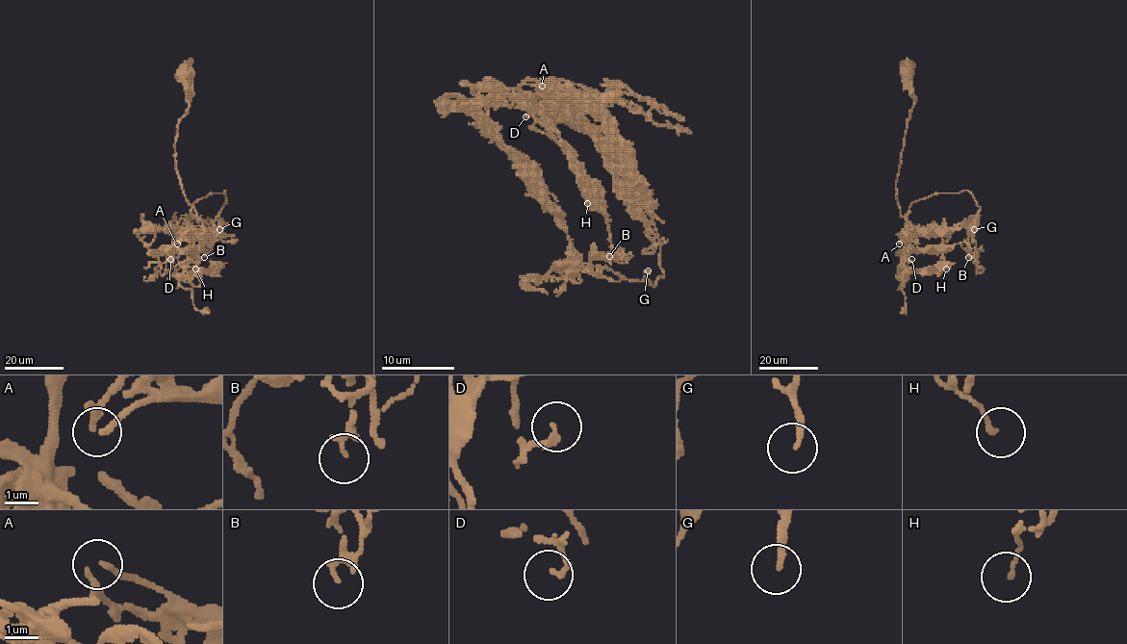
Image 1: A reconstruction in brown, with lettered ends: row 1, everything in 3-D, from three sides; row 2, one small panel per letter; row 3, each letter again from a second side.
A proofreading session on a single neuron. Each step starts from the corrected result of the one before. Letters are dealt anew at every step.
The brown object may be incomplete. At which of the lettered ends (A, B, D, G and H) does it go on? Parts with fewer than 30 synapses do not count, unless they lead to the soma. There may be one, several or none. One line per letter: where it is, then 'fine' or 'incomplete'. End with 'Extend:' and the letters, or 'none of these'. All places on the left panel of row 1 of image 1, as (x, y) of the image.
A: place (177, 244); fine
B: place (204, 257); fine
D: place (170, 259); fine
G: place (219, 229); incomplete
H: place (195, 269); fine
Extend: G

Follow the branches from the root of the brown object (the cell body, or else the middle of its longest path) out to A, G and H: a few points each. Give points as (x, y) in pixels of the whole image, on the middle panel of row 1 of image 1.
A: (562, 104), (569, 120), (536, 97), (540, 84), (562, 79), (589, 90), (605, 118), (562, 106), (542, 86)
G: (562, 104), (569, 120), (540, 84), (589, 90), (576, 112), (660, 243), (664, 274), (653, 285), (648, 270)
H: (562, 104), (569, 120), (536, 97), (540, 84), (578, 84), (605, 114), (532, 100), (595, 195), (587, 203)

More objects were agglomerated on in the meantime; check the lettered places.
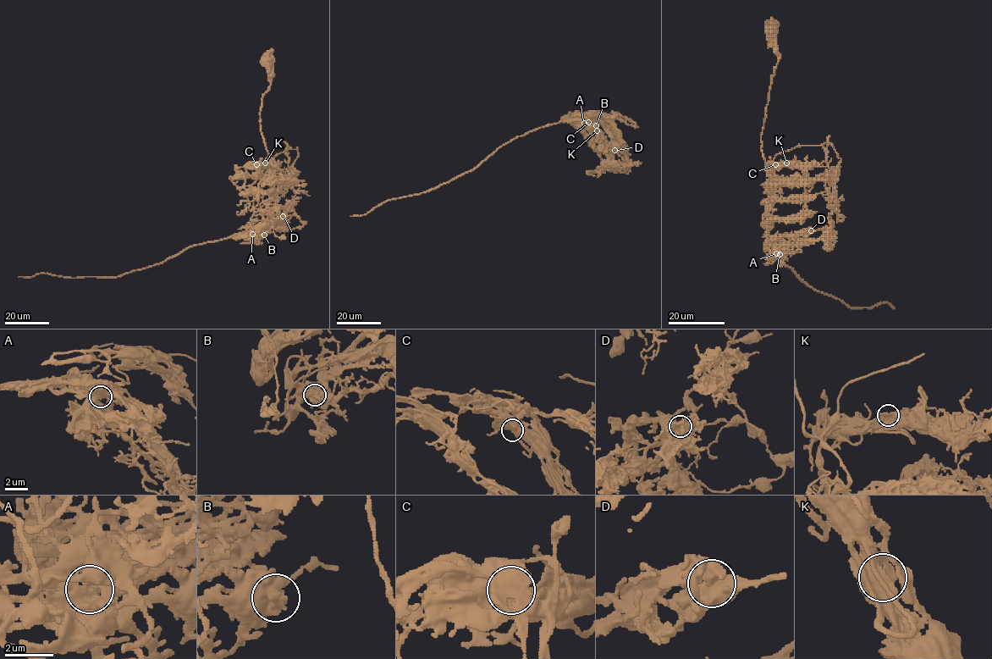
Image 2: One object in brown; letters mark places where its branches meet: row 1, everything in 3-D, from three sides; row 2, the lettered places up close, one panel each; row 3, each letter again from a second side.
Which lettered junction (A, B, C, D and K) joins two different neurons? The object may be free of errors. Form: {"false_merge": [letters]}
{"false_merge": ["A"]}

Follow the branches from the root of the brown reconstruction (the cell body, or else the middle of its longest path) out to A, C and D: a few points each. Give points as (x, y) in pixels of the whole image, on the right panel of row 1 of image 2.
A: (772, 35), (777, 64), (761, 151), (776, 178), (771, 179), (768, 209), (768, 251), (776, 253)
C: (772, 35), (777, 64), (761, 133), (765, 166), (776, 178), (771, 179), (768, 195), (769, 170), (775, 164)
D: (772, 35), (777, 64), (761, 151), (776, 179), (768, 185), (764, 224), (768, 239), (811, 230)

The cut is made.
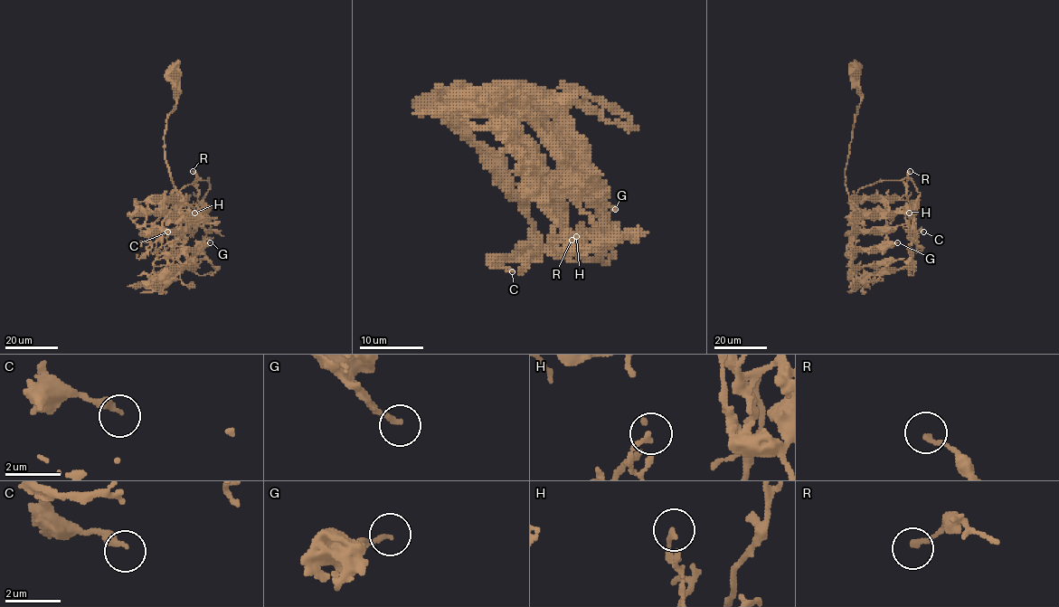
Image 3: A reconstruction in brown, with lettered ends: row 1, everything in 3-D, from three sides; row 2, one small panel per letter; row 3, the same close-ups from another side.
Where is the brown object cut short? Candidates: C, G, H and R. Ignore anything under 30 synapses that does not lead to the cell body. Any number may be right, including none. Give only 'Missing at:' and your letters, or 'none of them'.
Missing at: none of them

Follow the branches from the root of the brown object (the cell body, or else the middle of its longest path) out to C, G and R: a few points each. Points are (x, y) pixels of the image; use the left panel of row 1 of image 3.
C: (173, 77), (170, 176), (182, 202), (194, 181), (209, 177), (210, 188), (173, 244), (158, 233), (167, 232)
G: (173, 77), (175, 107), (165, 130), (165, 161), (174, 186), (189, 208), (174, 234), (187, 249), (210, 242)
R: (173, 77), (175, 107), (164, 142), (170, 176), (189, 208), (179, 215), (206, 207), (197, 200), (193, 171)

